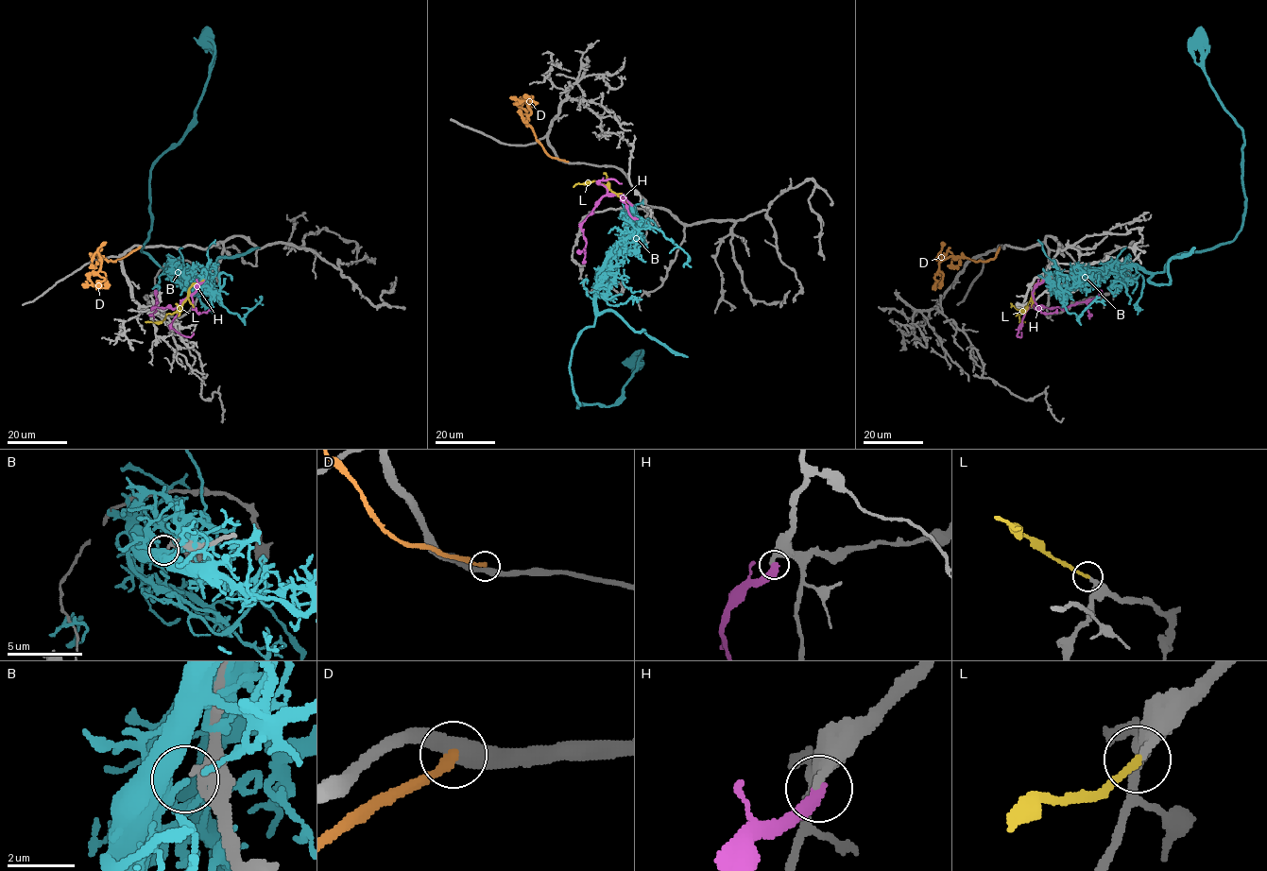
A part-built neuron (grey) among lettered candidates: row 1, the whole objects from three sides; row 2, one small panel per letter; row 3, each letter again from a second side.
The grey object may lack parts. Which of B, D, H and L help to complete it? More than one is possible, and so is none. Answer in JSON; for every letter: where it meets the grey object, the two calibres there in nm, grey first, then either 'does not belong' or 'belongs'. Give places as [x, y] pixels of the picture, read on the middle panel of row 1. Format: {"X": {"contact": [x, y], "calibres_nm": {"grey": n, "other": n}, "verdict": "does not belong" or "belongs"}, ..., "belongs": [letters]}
{"B": {"contact": [603, 272], "calibres_nm": {"grey": 360, "other": 280}, "verdict": "does not belong"}, "D": {"contact": [568, 162], "calibres_nm": {"grey": 440, "other": 280}, "verdict": "does not belong"}, "H": {"contact": [631, 205], "calibres_nm": {"grey": 360, "other": 400}, "verdict": "does not belong"}, "L": {"contact": [631, 203], "calibres_nm": {"grey": 240, "other": 200}, "verdict": "belongs"}, "belongs": ["L"]}

